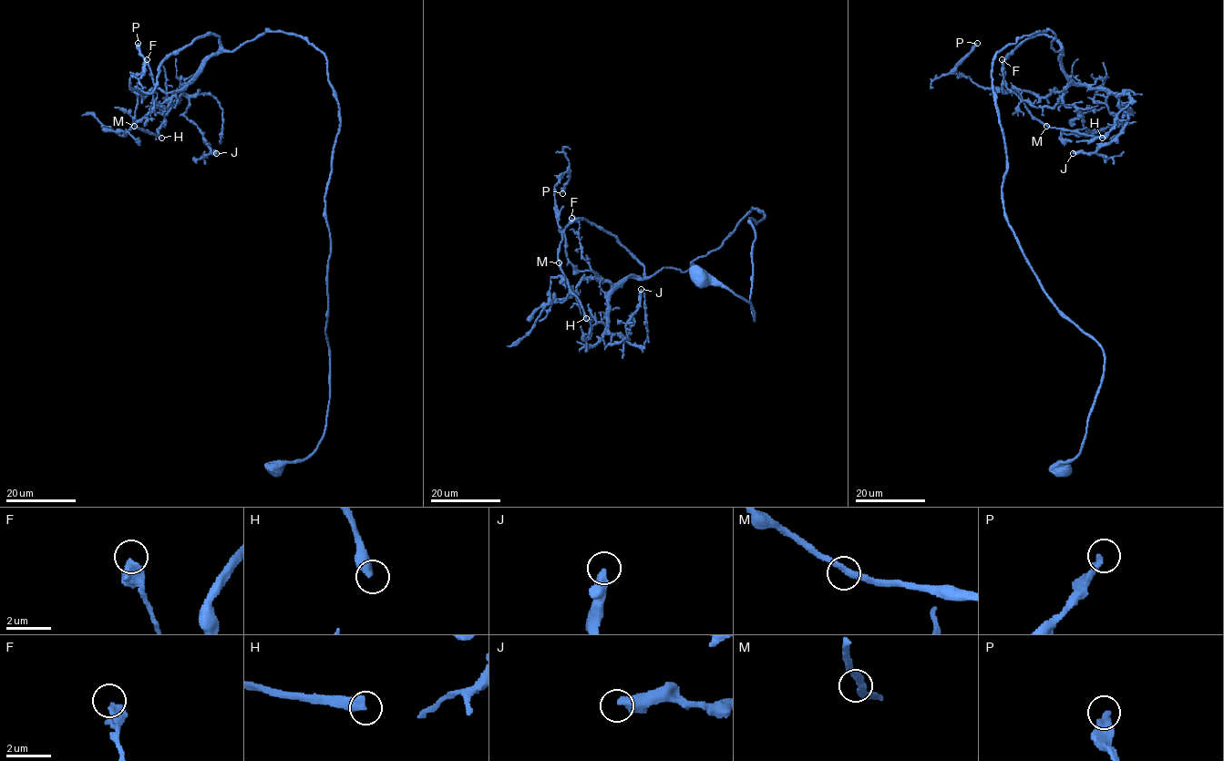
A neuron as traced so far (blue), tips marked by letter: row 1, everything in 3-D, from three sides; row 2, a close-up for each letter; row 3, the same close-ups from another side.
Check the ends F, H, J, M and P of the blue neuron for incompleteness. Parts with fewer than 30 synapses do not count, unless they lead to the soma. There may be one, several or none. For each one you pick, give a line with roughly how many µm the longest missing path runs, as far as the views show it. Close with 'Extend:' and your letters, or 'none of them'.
H: about 45 µm are missing
Extend: H

